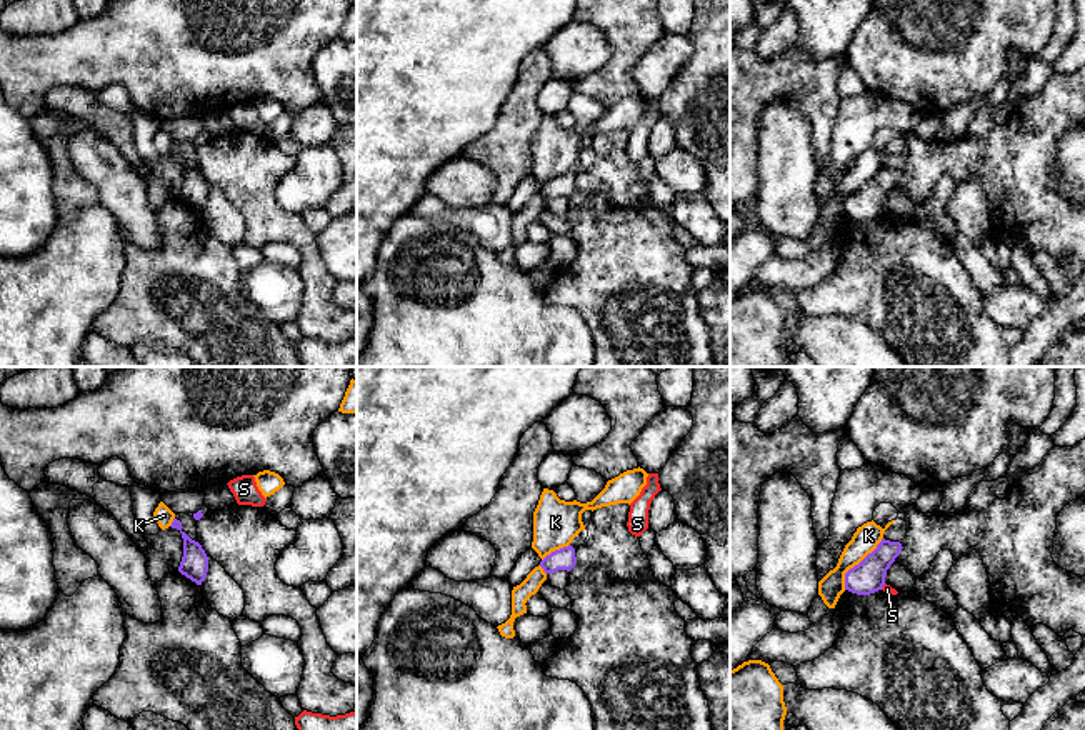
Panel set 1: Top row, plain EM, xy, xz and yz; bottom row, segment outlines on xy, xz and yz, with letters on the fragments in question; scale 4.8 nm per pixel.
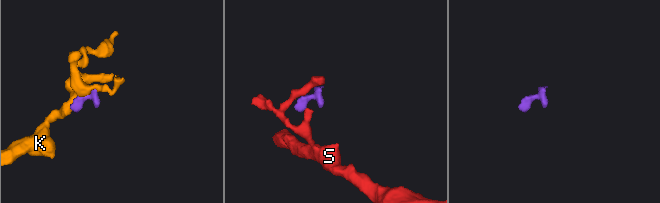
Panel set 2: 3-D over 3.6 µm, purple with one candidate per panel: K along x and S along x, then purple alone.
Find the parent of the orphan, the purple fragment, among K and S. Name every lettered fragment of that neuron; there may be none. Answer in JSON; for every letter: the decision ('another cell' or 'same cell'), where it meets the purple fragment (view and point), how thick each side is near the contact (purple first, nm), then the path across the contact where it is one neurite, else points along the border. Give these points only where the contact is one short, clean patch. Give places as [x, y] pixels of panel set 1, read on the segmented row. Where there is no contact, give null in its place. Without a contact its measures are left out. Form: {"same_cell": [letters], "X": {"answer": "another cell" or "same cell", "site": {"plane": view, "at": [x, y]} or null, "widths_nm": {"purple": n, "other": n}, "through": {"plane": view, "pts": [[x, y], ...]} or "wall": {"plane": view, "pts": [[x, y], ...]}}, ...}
{"same_cell": [], "K": {"answer": "another cell", "site": {"plane": "yz", "at": [859, 564]}, "widths_nm": {"purple": 160, "other": 120}}, "S": {"answer": "another cell", "site": {"plane": "yz", "at": [882, 587]}, "widths_nm": {"purple": 160, "other": 50}, "wall": {"plane": "yz", "pts": [[885, 584], [880, 589]]}}}

